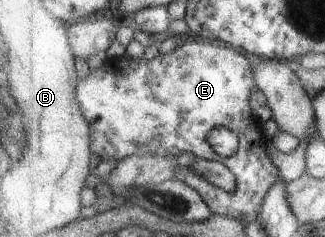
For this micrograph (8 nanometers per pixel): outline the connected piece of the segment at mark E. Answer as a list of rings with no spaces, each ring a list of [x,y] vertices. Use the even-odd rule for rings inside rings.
[[[194,38],[192,41],[189,39],[186,43],[178,45],[174,51],[165,55],[161,53],[153,59],[145,59],[145,57],[133,59],[123,55],[106,60],[103,67],[93,69],[87,77],[81,77],[77,83],[77,99],[90,125],[93,153],[100,161],[114,159],[118,162],[129,159],[133,155],[155,155],[169,159],[183,157],[185,153],[204,157],[209,161],[218,161],[235,175],[236,189],[230,192],[223,191],[211,185],[207,179],[191,175],[193,189],[196,189],[203,199],[207,199],[213,211],[219,211],[222,216],[257,221],[267,193],[273,189],[273,185],[277,185],[279,179],[283,178],[265,151],[265,142],[268,142],[269,138],[273,140],[271,135],[273,127],[257,120],[251,107],[251,95],[253,89],[257,89],[252,62],[252,57],[240,48],[229,47],[223,43],[217,45],[211,41],[195,41]],[[215,127],[226,127],[239,137],[238,153],[221,157],[209,145],[209,133]]]

